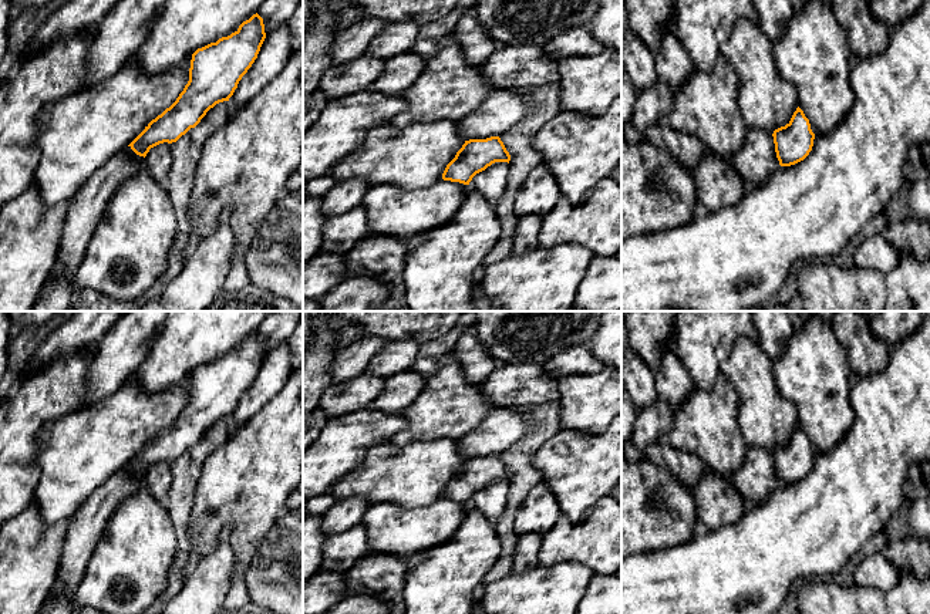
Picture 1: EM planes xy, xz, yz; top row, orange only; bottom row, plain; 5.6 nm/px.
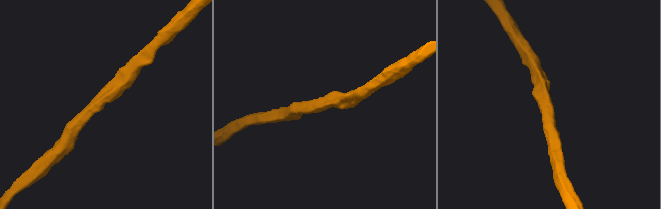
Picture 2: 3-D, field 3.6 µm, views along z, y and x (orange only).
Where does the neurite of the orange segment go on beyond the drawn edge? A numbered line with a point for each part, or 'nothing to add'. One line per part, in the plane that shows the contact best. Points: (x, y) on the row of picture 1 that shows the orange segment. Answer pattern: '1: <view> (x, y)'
1: xy (83, 131)

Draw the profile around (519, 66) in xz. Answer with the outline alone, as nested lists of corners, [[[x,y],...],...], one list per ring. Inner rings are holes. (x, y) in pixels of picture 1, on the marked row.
[[[535,44],[503,45],[479,65],[479,72],[488,80],[493,91],[474,112],[458,121],[458,134],[465,141],[501,136],[535,108],[536,104],[528,92],[530,88],[559,81],[557,61],[549,60],[543,47]]]

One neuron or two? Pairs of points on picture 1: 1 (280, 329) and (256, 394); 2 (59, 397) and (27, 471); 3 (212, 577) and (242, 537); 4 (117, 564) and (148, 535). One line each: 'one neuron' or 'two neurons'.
1: two neurons
2: one neuron
3: two neurons
4: one neuron

